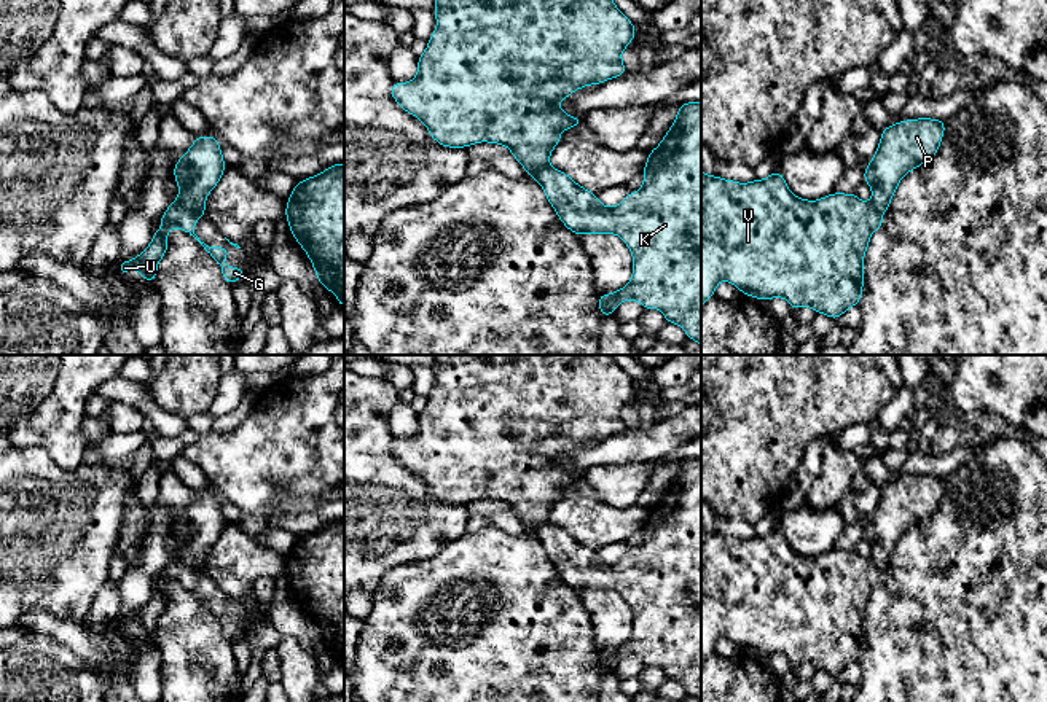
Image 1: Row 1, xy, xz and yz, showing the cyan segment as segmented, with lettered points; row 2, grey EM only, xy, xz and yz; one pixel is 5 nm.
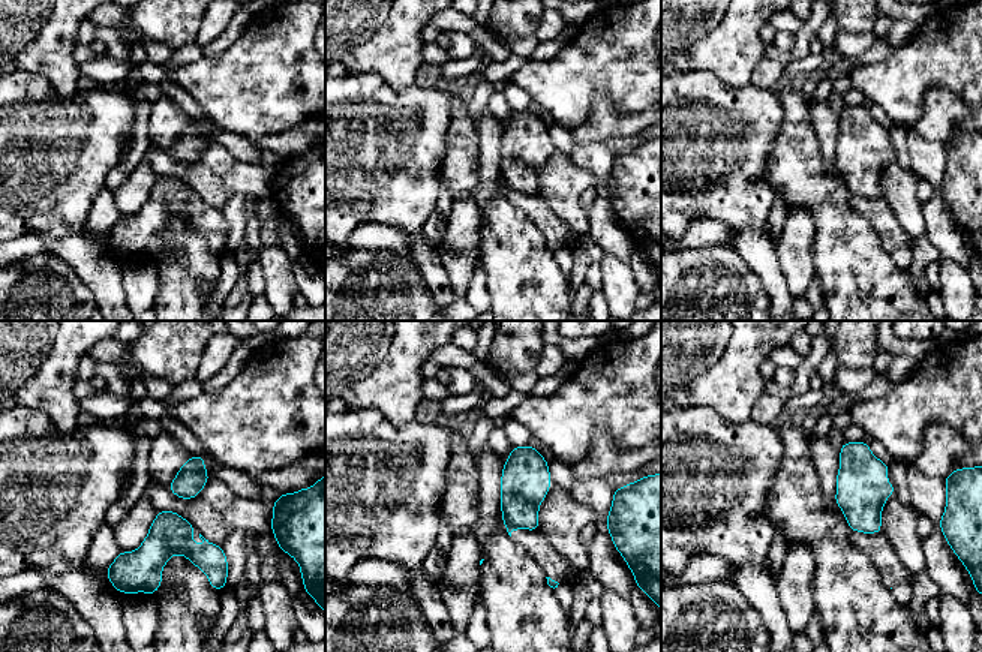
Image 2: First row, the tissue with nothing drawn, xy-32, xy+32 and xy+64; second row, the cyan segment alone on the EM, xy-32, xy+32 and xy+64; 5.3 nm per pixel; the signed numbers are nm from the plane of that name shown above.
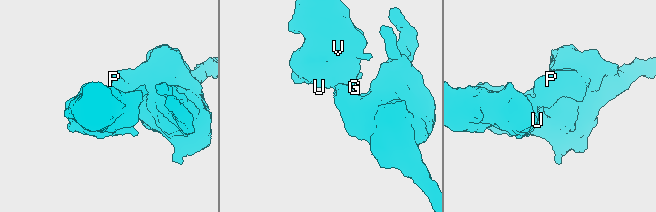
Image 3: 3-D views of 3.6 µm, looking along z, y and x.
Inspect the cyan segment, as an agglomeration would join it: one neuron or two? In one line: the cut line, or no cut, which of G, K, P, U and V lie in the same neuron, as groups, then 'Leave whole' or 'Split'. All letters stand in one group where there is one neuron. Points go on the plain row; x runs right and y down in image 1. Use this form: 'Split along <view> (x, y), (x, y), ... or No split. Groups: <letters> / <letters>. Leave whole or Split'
Split along xy (176, 556), (199, 572). Groups: G U V / K P. Split

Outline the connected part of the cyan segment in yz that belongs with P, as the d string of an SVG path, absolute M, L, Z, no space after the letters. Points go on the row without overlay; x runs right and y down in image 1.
M904 476L881 487L873 514L862 536L872 546L870 560L881 571L889 565L899 538L937 511L945 490L945 476Z

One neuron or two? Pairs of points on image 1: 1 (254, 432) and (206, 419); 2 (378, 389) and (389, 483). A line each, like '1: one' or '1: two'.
1: two
2: one

